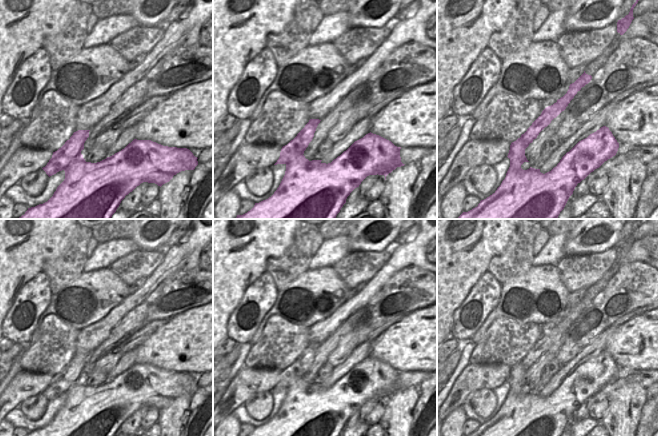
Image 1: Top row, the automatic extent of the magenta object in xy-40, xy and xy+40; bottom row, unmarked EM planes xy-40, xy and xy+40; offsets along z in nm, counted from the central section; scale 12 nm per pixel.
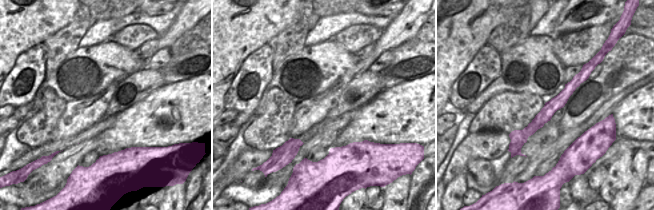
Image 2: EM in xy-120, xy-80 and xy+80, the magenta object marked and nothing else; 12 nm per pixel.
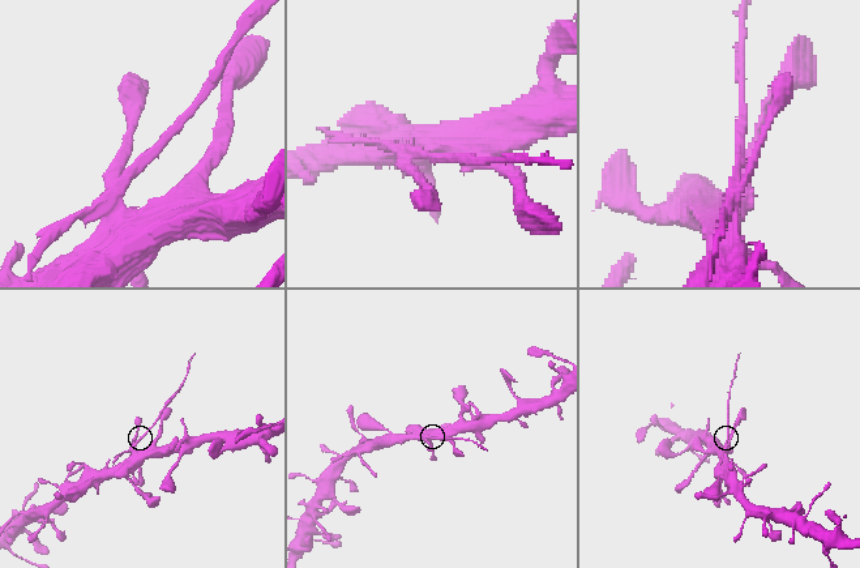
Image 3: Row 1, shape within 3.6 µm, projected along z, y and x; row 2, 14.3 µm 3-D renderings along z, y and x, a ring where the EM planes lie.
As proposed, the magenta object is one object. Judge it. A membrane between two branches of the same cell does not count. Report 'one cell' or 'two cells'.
two cells

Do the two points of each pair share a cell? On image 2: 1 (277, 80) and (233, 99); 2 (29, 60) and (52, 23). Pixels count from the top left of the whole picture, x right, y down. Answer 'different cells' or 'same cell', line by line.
1: different cells
2: different cells

